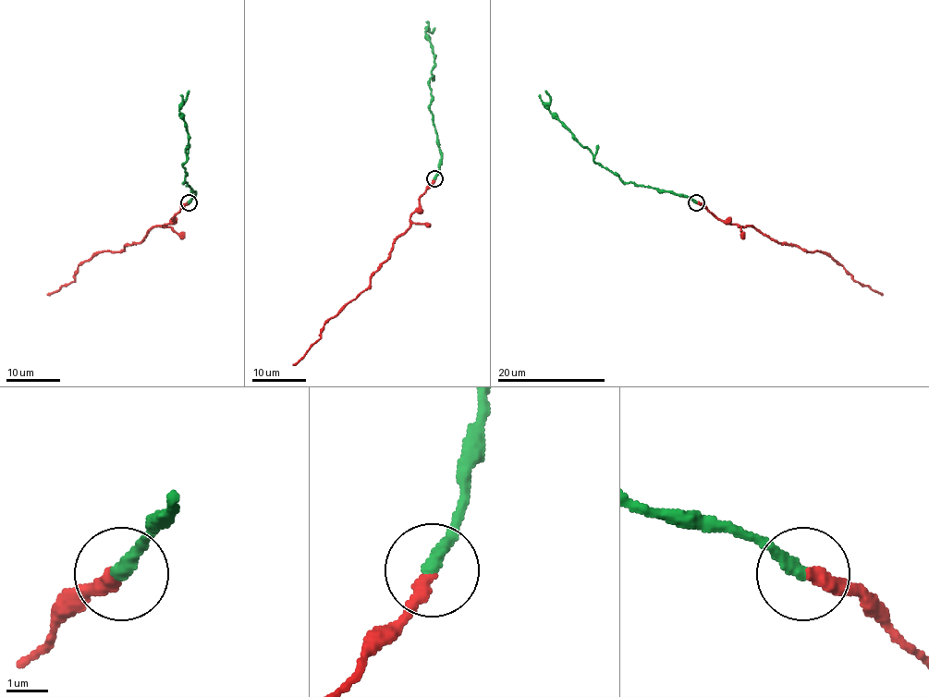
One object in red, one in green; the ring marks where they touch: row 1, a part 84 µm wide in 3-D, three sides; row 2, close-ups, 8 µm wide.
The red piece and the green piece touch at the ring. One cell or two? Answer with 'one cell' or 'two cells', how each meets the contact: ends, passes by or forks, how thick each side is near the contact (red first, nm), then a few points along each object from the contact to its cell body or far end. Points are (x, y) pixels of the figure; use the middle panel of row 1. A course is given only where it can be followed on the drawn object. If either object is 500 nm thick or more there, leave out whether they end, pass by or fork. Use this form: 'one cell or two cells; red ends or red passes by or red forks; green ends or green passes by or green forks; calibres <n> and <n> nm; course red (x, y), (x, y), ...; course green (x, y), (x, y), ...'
one cell; red ends; green ends; calibres 360 and 340 nm; course red (435, 178), (409, 217), (409, 227), (395, 240), (371, 284), (323, 325), (319, 338), (292, 364); course green (435, 178), (440, 152), (428, 83), (435, 63), (425, 32), (435, 28)

